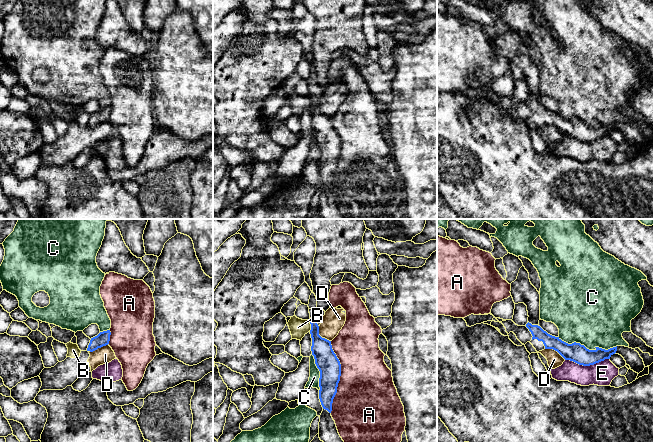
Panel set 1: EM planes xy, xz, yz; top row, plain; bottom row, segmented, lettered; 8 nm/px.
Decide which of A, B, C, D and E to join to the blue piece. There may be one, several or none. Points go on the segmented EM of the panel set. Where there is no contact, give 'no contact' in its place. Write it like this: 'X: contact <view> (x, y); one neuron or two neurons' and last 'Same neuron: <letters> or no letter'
A: contact xz (339, 377); two neurons
B: contact xz (311, 326); two neurons
C: contact yz (586, 348); two neurons
D: contact xy (98, 347); two neurons
E: contact yz (587, 365); two neurons
Same neuron: no letter

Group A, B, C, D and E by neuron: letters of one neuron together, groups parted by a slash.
A / B D / C / E

